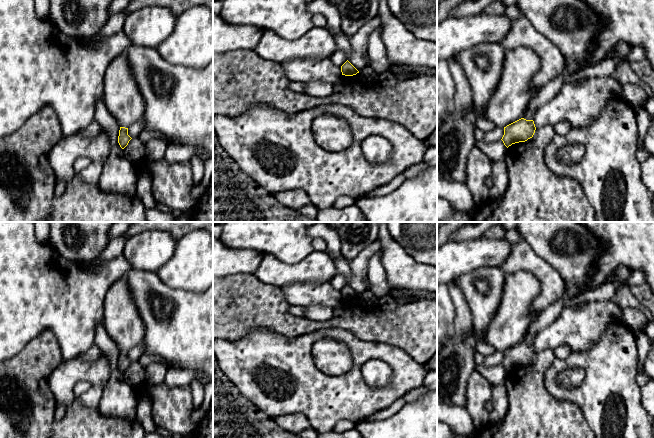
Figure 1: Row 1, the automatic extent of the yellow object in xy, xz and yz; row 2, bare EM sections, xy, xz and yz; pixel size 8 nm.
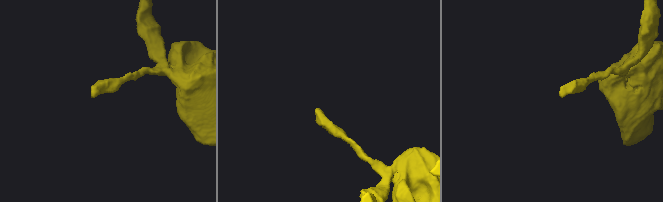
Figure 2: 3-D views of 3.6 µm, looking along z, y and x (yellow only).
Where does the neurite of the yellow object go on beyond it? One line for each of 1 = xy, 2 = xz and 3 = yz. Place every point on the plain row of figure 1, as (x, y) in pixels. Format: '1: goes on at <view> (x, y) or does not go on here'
1: does not go on here
2: does not go on here
3: does not go on here

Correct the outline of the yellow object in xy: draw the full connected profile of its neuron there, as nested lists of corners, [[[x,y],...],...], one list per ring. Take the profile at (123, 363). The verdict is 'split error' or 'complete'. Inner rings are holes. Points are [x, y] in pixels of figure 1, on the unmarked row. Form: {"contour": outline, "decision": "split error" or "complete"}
{"contour": [[[120,351],[118,367],[124,373],[132,362],[128,359],[128,352]]], "decision": "complete"}

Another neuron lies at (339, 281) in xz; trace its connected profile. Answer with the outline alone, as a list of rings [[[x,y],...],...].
[[[337,274],[335,277],[330,281],[330,284],[338,291],[341,291],[346,285],[347,281],[344,275]]]

